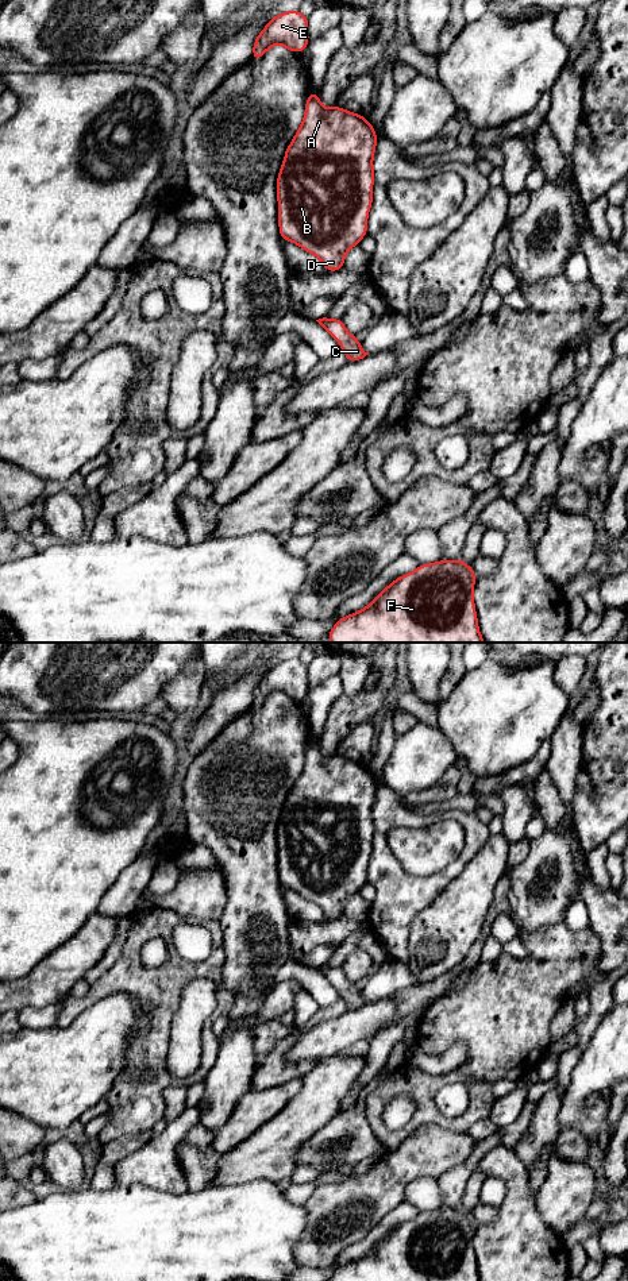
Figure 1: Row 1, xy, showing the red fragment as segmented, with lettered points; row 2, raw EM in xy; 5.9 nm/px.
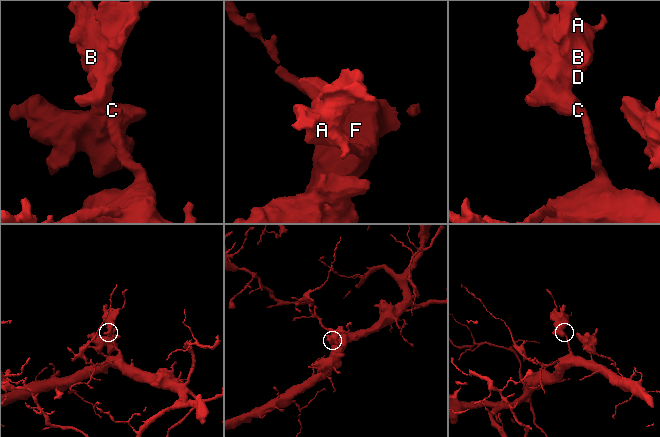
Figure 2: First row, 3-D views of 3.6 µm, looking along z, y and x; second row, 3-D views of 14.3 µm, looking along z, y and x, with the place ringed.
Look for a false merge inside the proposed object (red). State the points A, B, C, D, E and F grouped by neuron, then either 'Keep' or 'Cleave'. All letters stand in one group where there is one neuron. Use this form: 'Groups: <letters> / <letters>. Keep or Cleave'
Groups: A B C D E F. Keep

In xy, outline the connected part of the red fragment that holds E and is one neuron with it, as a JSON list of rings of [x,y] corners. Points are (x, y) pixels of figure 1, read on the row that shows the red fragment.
[[[285,11],[273,16],[258,34],[251,61],[261,59],[274,45],[282,45],[292,53],[303,53],[308,42],[308,16],[300,11]]]

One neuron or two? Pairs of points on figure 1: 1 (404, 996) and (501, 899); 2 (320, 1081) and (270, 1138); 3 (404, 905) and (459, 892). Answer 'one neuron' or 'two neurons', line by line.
1: one neuron
2: one neuron
3: two neurons

